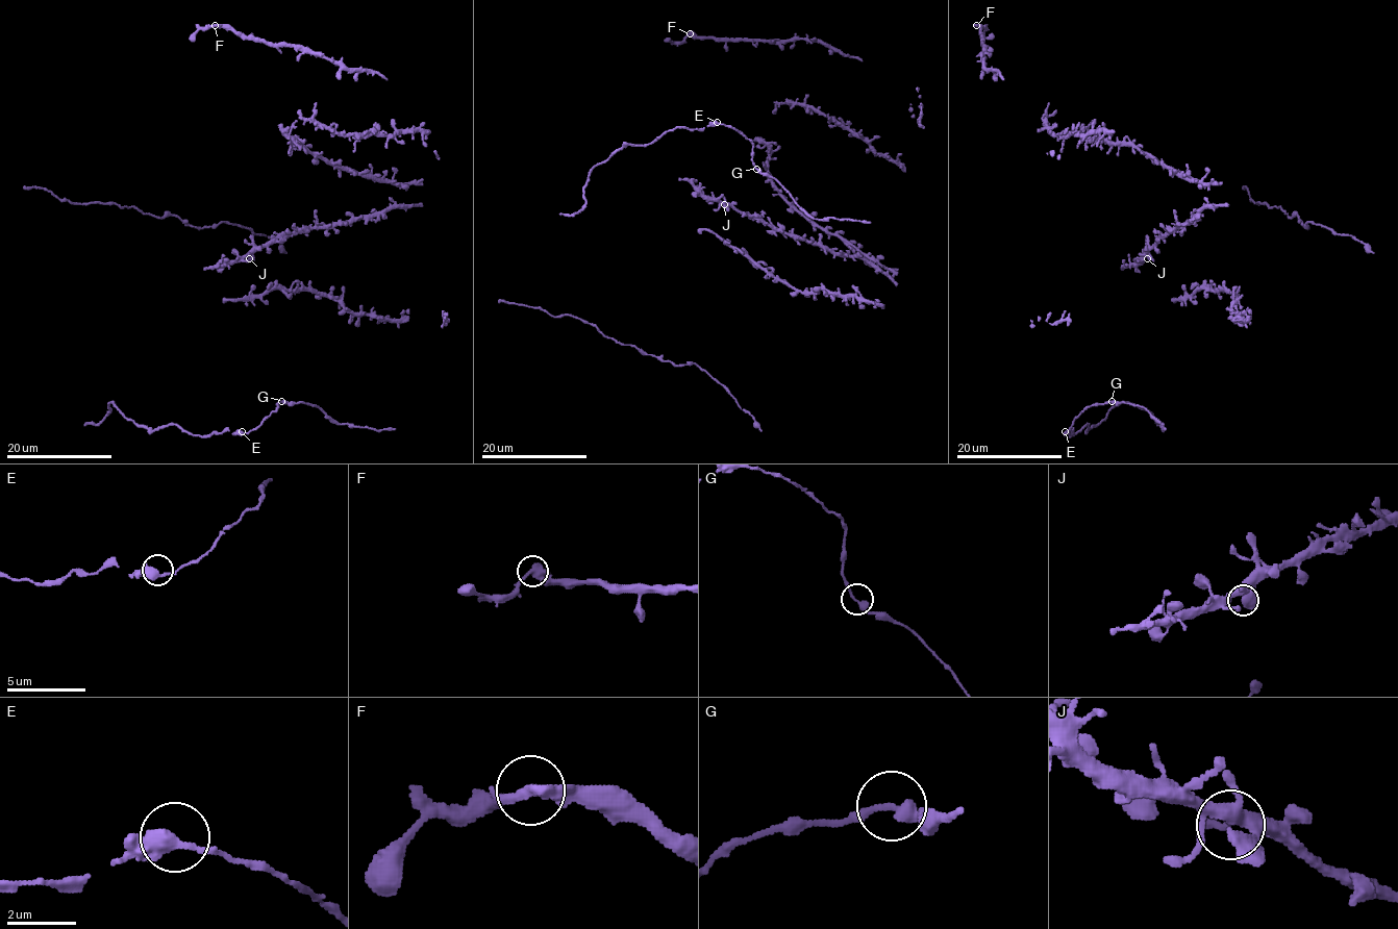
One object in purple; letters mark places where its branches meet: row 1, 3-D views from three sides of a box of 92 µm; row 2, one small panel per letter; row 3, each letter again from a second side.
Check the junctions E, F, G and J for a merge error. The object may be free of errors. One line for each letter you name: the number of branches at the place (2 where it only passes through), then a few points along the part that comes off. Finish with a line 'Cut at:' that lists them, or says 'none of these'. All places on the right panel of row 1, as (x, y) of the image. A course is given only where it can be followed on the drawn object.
F: 2 | (976, 25), (983, 28), (982, 41)
Cut at: F

